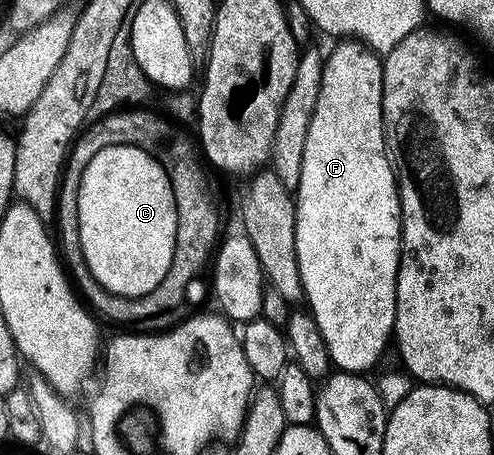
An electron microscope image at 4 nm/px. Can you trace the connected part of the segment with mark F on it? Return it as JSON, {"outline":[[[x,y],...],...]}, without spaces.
{"outline":[[[344,38],[339,41],[340,44],[332,53],[327,53],[324,61],[324,69],[322,70],[322,86],[318,94],[318,106],[314,110],[314,118],[310,124],[310,134],[306,136],[306,150],[302,156],[302,174],[300,175],[300,184],[294,190],[294,199],[296,202],[296,249],[298,250],[298,270],[302,274],[302,286],[306,297],[307,307],[310,309],[312,316],[318,322],[322,330],[322,338],[328,347],[328,353],[332,359],[333,365],[341,372],[359,372],[367,373],[367,368],[372,368],[380,360],[380,355],[384,352],[384,347],[390,344],[394,336],[396,327],[396,275],[398,274],[398,266],[400,265],[400,189],[396,183],[396,174],[394,171],[393,161],[390,159],[389,149],[386,147],[386,133],[384,131],[384,65],[381,57],[373,52],[366,44],[360,43],[355,38]]]}

